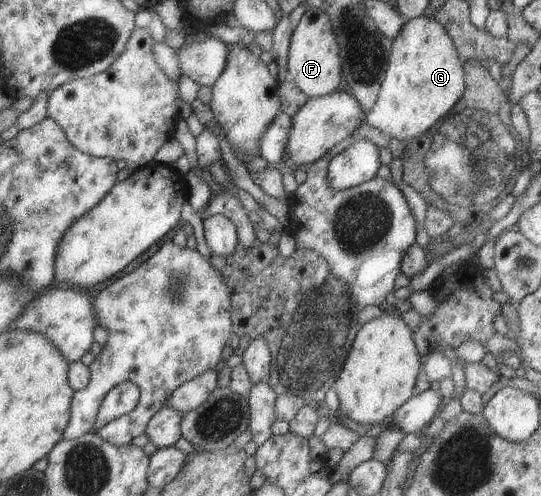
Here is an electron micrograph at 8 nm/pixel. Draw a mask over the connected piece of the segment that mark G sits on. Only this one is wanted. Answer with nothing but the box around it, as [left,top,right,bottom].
[365,17,464,144]

